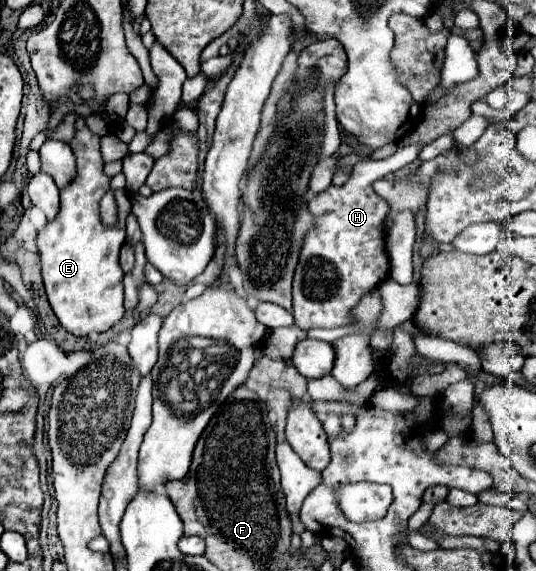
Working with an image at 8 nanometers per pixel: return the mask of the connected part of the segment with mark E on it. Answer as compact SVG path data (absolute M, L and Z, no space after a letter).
M77 128L71 140L71 150L77 158L75 180L61 190L61 210L53 222L47 224L37 236L37 248L43 264L43 282L49 304L61 322L61 326L73 336L89 336L91 332L107 332L113 324L123 318L123 270L119 266L119 248L125 242L125 218L131 212L131 200L127 190L115 190L119 222L113 228L105 228L99 218L99 200L109 190L109 178L103 174L103 160L99 152L99 138L89 128Z

